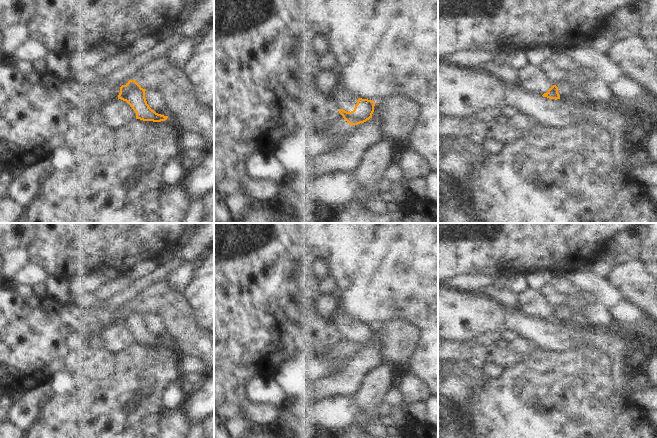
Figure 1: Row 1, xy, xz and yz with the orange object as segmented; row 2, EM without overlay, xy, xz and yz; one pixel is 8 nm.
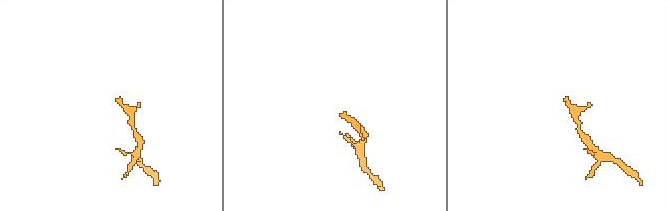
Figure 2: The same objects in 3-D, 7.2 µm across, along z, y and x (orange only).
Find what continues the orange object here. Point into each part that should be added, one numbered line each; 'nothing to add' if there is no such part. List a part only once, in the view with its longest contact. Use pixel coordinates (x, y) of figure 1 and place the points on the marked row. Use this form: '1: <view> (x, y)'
1: xz (343, 97)

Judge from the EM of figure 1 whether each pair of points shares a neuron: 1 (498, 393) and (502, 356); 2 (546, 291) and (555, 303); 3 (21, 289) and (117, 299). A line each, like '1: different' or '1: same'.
1: different
2: same
3: different

